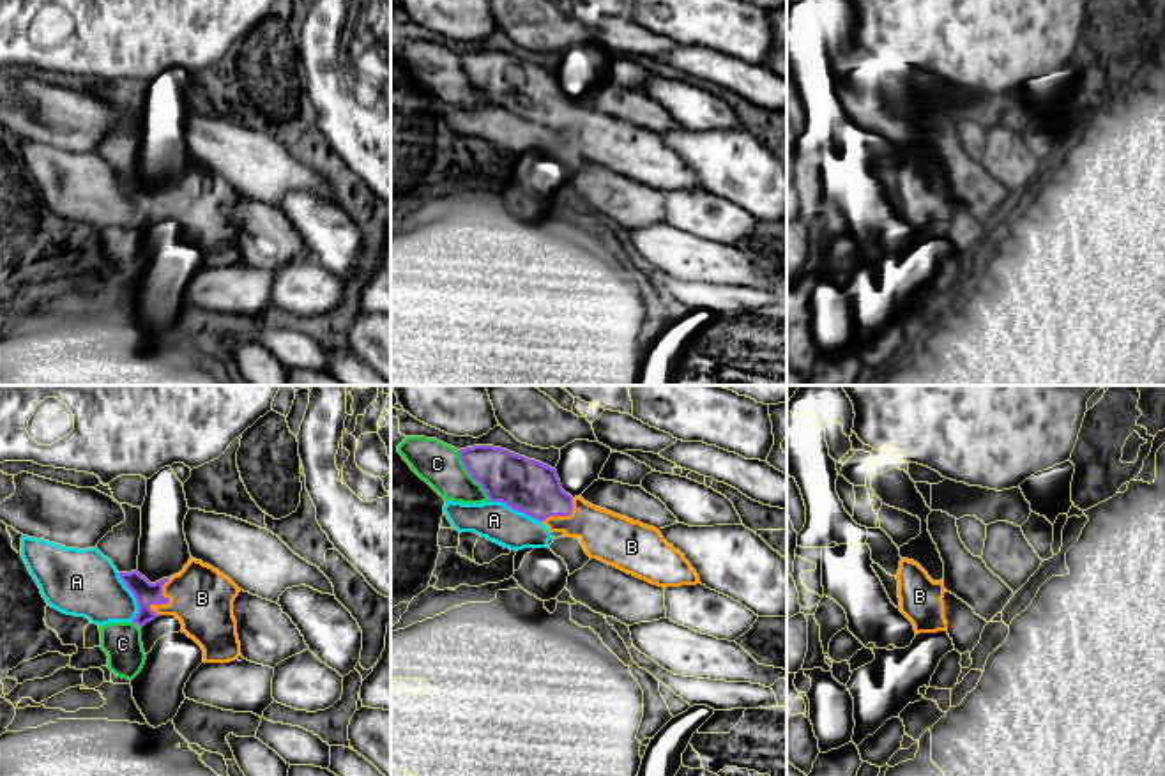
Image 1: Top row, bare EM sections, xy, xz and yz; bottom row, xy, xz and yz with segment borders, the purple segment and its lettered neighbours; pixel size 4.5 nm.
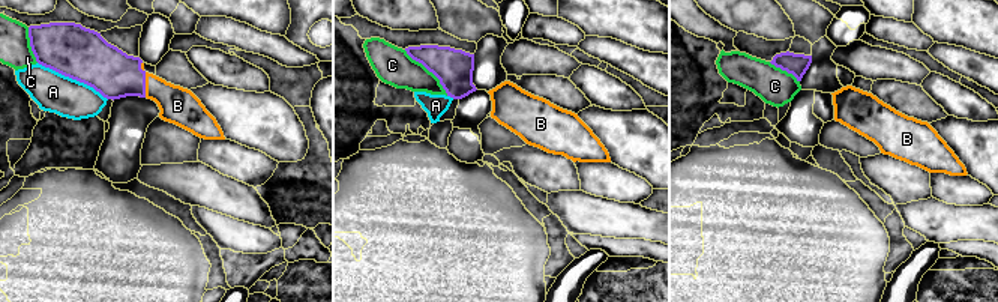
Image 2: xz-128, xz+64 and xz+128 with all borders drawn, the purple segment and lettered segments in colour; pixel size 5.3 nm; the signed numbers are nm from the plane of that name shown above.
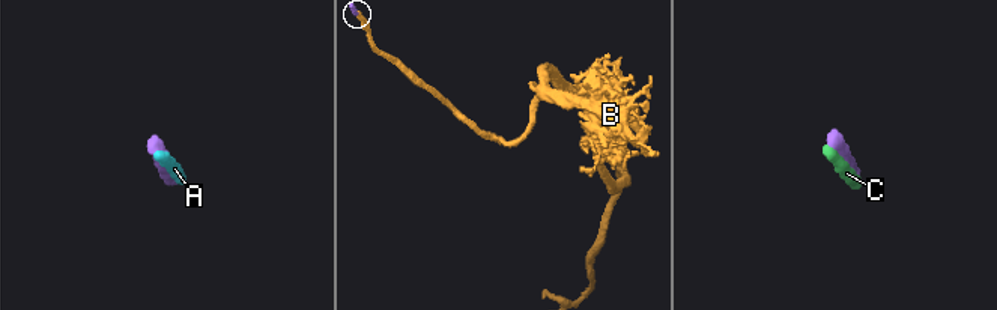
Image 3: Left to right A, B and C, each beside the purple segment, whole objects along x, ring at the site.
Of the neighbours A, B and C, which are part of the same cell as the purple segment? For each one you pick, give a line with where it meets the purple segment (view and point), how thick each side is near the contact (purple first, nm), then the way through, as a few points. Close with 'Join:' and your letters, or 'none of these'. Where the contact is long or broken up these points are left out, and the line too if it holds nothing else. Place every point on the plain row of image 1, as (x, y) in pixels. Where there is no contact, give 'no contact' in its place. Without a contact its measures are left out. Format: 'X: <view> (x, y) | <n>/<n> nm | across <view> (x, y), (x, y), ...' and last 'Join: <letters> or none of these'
B: xy (167, 207) | 110/280 nm | across xy (145, 197), (167, 207), (202, 202)
Join: B

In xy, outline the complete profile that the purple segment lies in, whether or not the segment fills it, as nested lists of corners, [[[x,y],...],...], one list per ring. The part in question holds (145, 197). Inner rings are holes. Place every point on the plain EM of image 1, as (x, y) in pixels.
[[[191,161],[179,179],[156,187],[138,173],[118,180],[138,207],[133,228],[143,232],[159,219],[175,219],[182,237],[202,251],[205,267],[230,267],[242,260],[233,221],[240,193],[212,170]]]

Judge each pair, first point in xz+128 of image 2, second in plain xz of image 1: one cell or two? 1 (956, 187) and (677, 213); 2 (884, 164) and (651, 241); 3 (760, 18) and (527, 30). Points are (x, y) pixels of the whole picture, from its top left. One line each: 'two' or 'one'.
1: one
2: two
3: two

